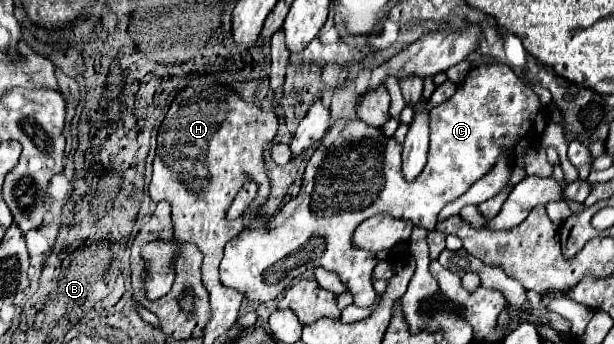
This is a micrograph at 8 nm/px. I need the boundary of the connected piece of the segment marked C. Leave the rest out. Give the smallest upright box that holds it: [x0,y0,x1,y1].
[219,64,547,306]

